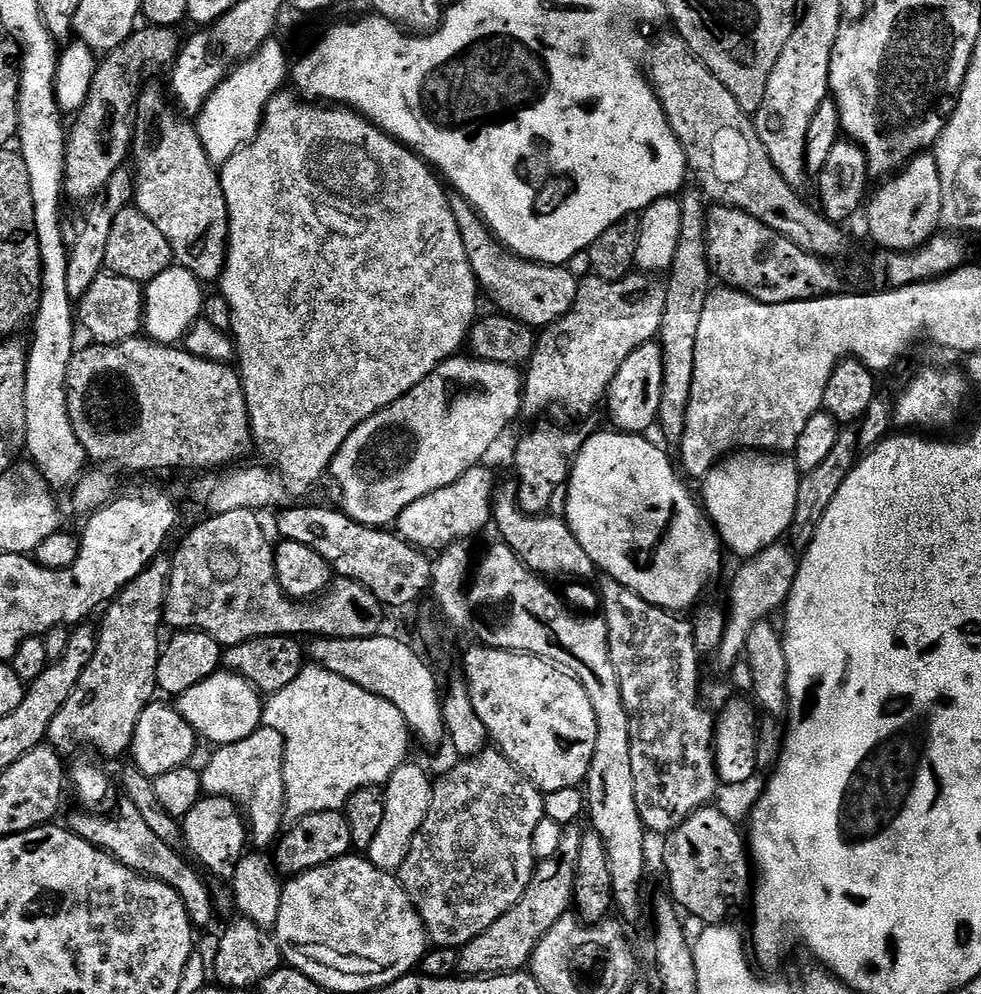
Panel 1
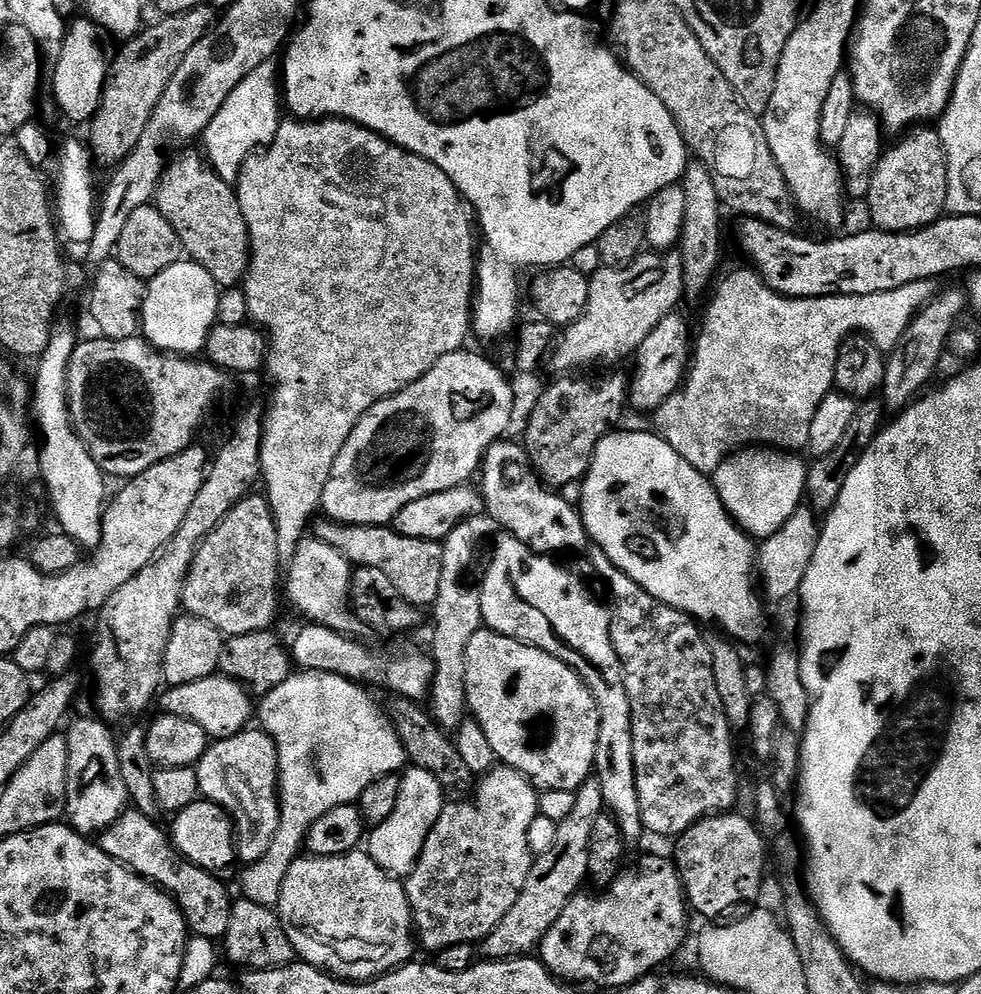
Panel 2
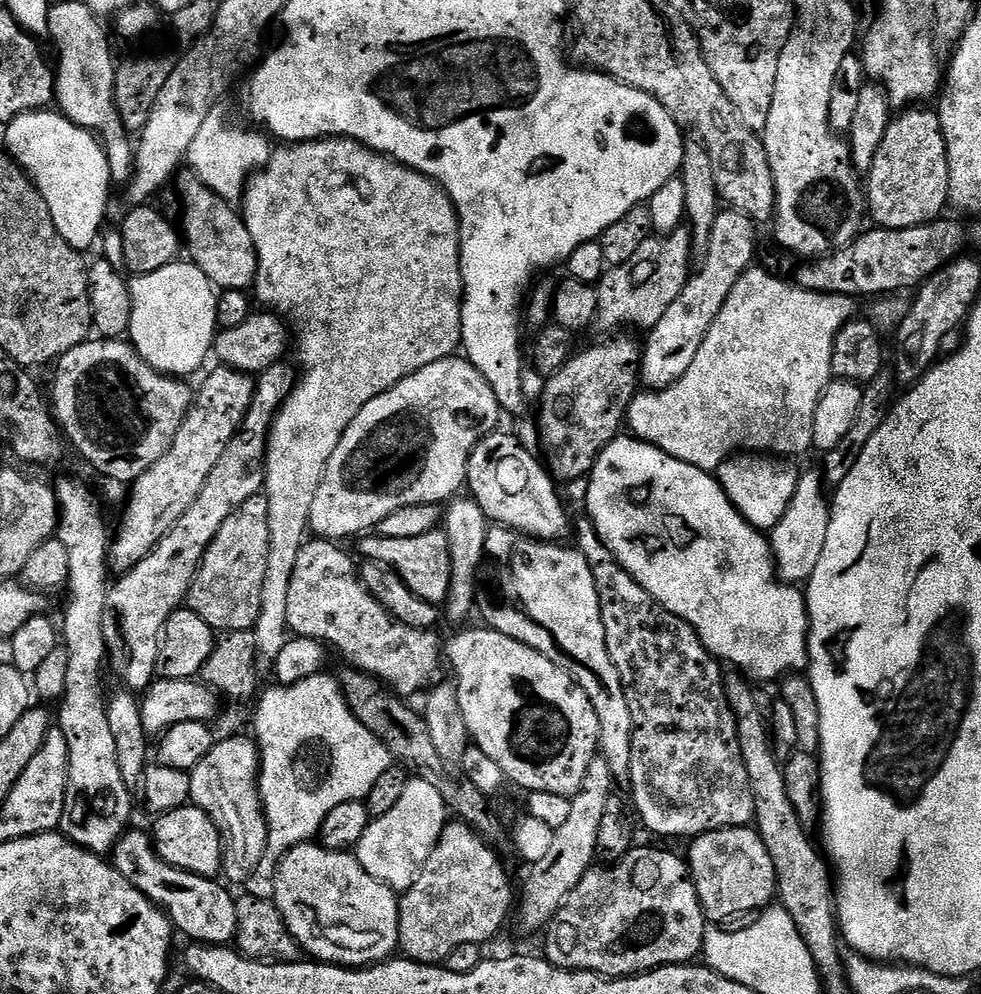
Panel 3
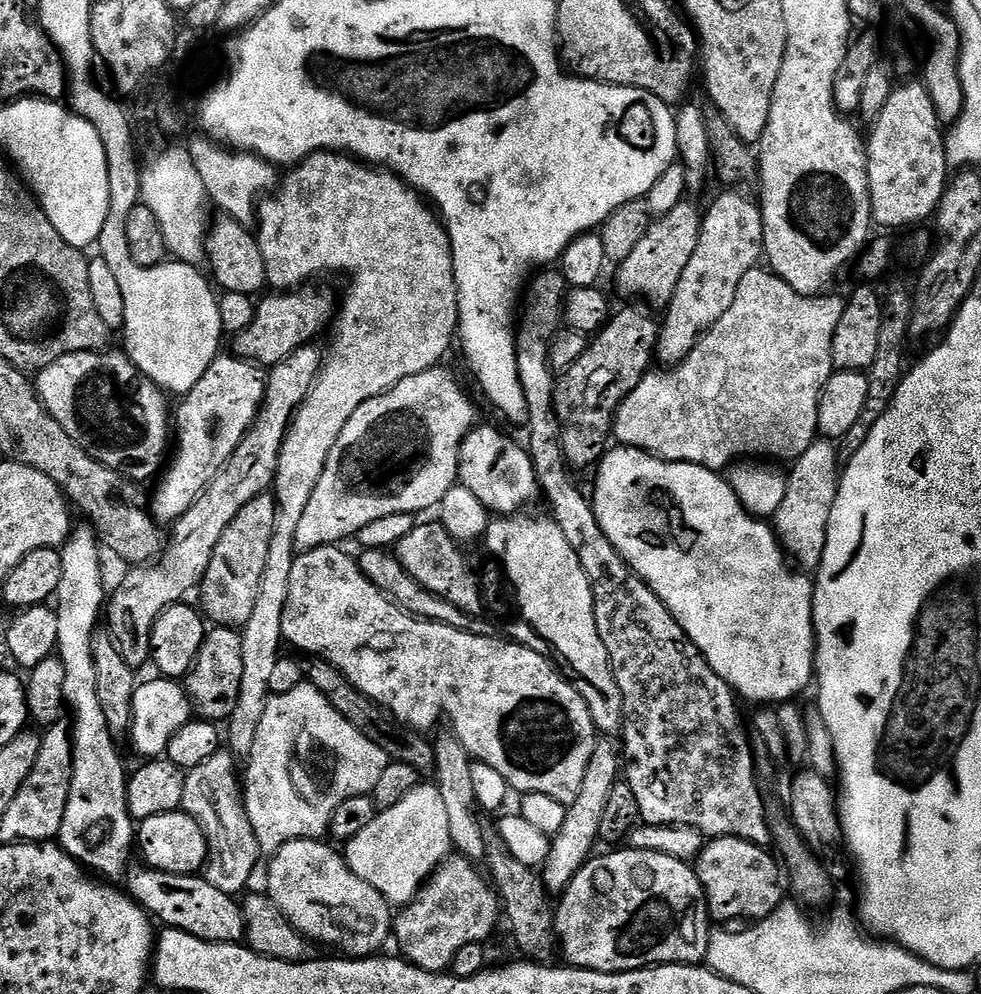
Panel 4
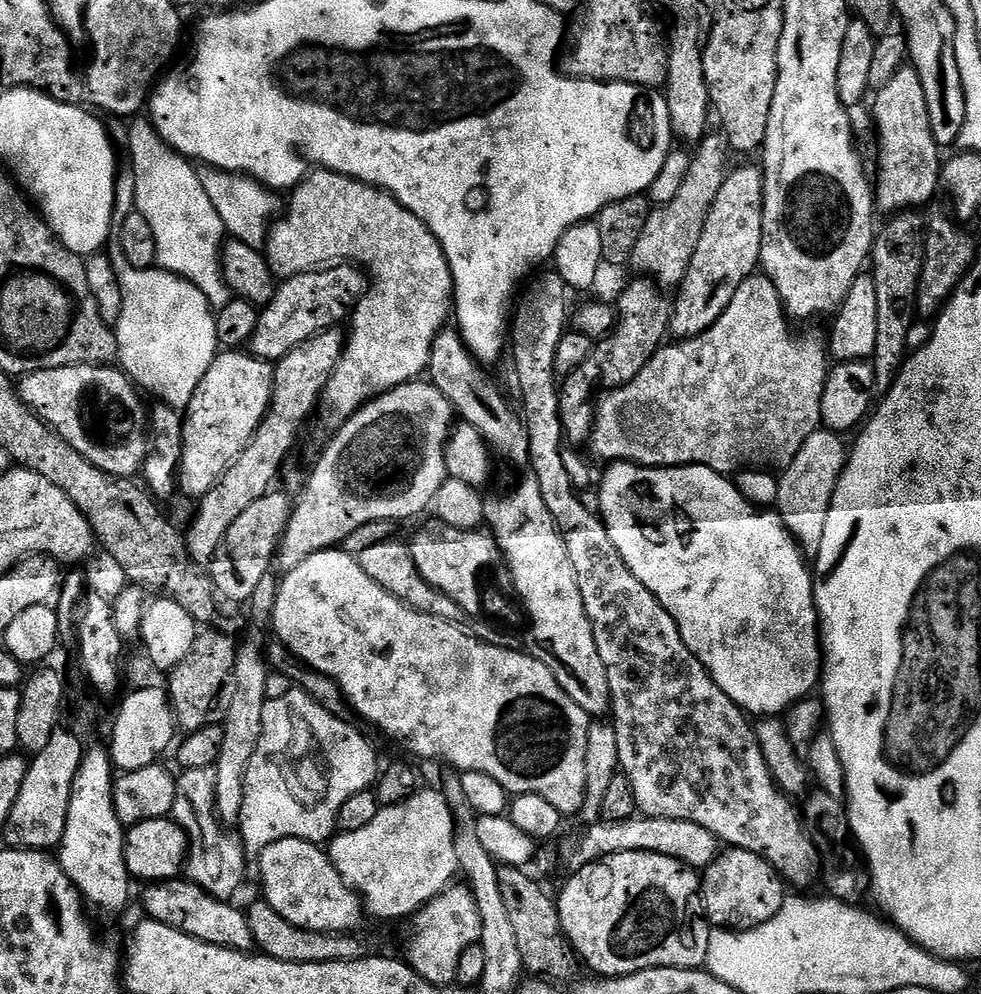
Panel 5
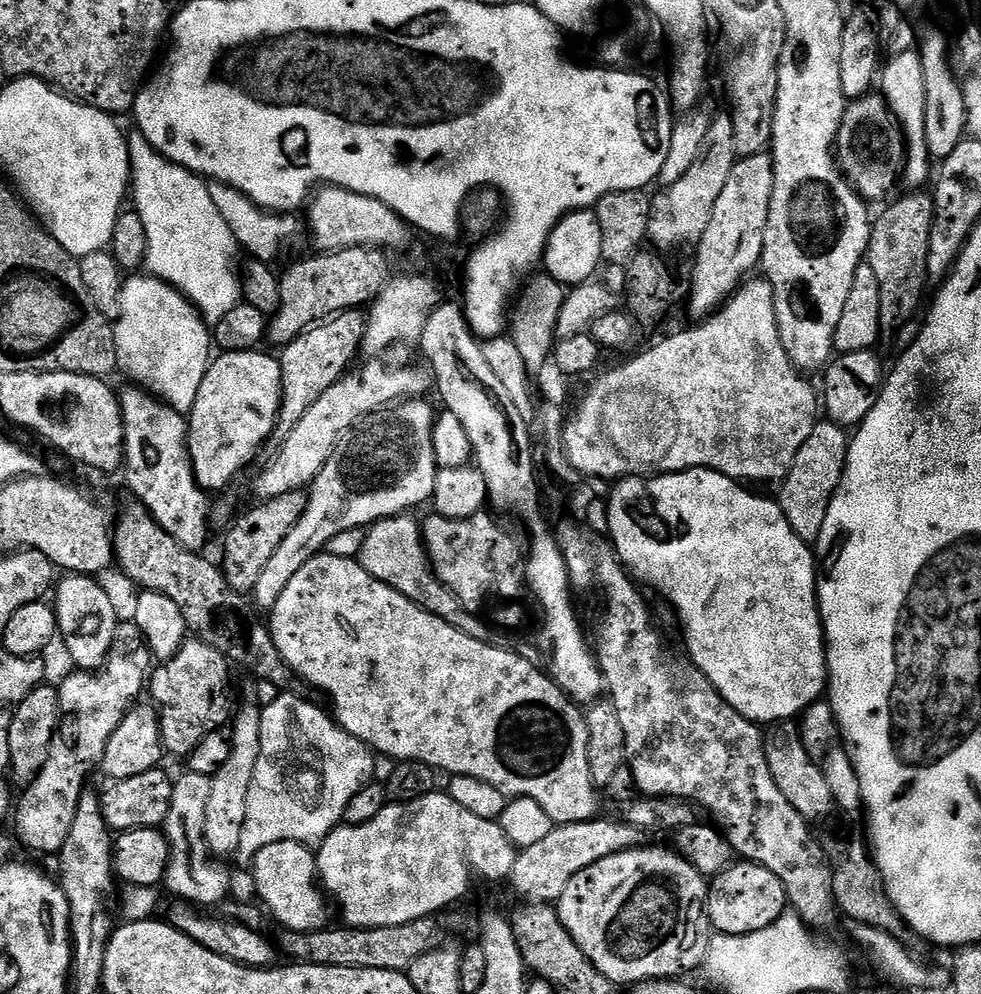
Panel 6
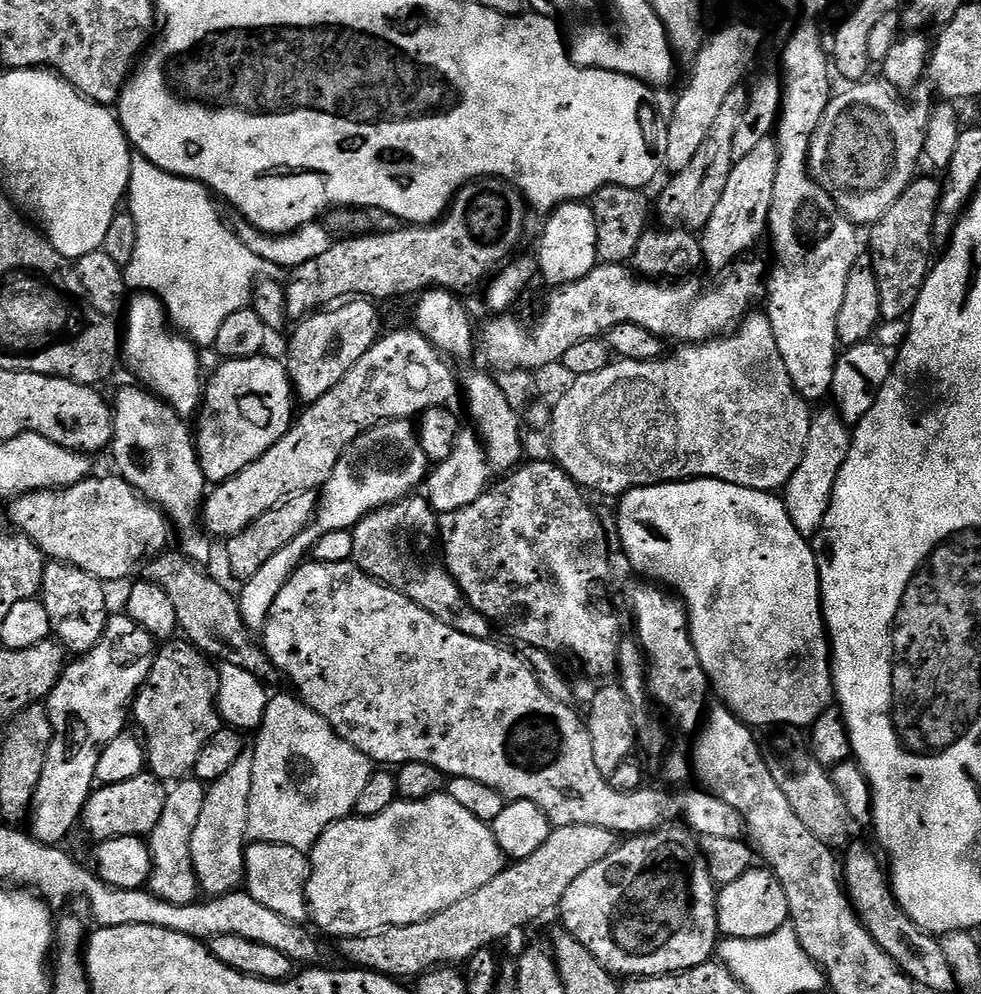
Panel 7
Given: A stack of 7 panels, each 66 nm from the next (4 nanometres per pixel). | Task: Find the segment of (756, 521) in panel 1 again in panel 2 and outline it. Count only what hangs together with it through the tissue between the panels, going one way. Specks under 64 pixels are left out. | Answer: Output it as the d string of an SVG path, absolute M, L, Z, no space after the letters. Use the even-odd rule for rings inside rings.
M749 446L727 456L716 467L714 483L724 509L753 538L774 534L805 499L808 464L788 450Z

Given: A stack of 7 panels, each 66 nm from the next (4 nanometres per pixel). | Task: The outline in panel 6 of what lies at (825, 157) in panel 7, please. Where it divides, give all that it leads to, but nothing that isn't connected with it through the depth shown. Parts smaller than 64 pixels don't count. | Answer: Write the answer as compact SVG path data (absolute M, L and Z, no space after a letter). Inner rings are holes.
M883 95L861 96L845 107L836 135L834 155L848 183L865 201L873 202L872 200L880 200L883 196L893 195L892 187L896 180L898 184L904 171L905 151L904 133L900 123L892 117L892 111L886 107Z

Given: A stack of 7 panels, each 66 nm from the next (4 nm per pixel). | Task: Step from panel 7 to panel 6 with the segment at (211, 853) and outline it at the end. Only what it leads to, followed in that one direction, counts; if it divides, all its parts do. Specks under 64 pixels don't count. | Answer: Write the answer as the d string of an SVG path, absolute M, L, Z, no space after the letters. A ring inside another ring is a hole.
M249 702L237 716L235 713L230 724L230 758L226 758L226 766L222 766L222 770L218 770L211 777L210 798L207 799L206 805L204 843L209 853L220 858L227 858L228 855L231 857L242 838L242 826L246 822L246 797L250 794L250 778L254 778L254 766L258 766L258 750L262 750L261 711L261 705Z

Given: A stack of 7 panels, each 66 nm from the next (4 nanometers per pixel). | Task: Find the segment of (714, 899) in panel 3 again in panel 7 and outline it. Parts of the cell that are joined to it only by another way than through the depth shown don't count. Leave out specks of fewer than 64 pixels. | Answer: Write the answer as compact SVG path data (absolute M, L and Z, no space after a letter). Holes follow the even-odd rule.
M753 866L742 878L723 885L716 897L716 926L727 939L762 938L789 923L786 890L771 870Z

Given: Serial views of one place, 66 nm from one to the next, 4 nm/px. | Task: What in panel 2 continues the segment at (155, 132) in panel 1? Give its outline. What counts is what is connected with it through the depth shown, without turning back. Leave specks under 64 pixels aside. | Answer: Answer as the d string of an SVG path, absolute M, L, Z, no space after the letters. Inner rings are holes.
M199 151L183 152L165 167L156 187L154 207L174 226L188 260L202 266L221 289L235 288L248 272L250 255L248 227L236 189L206 163Z

